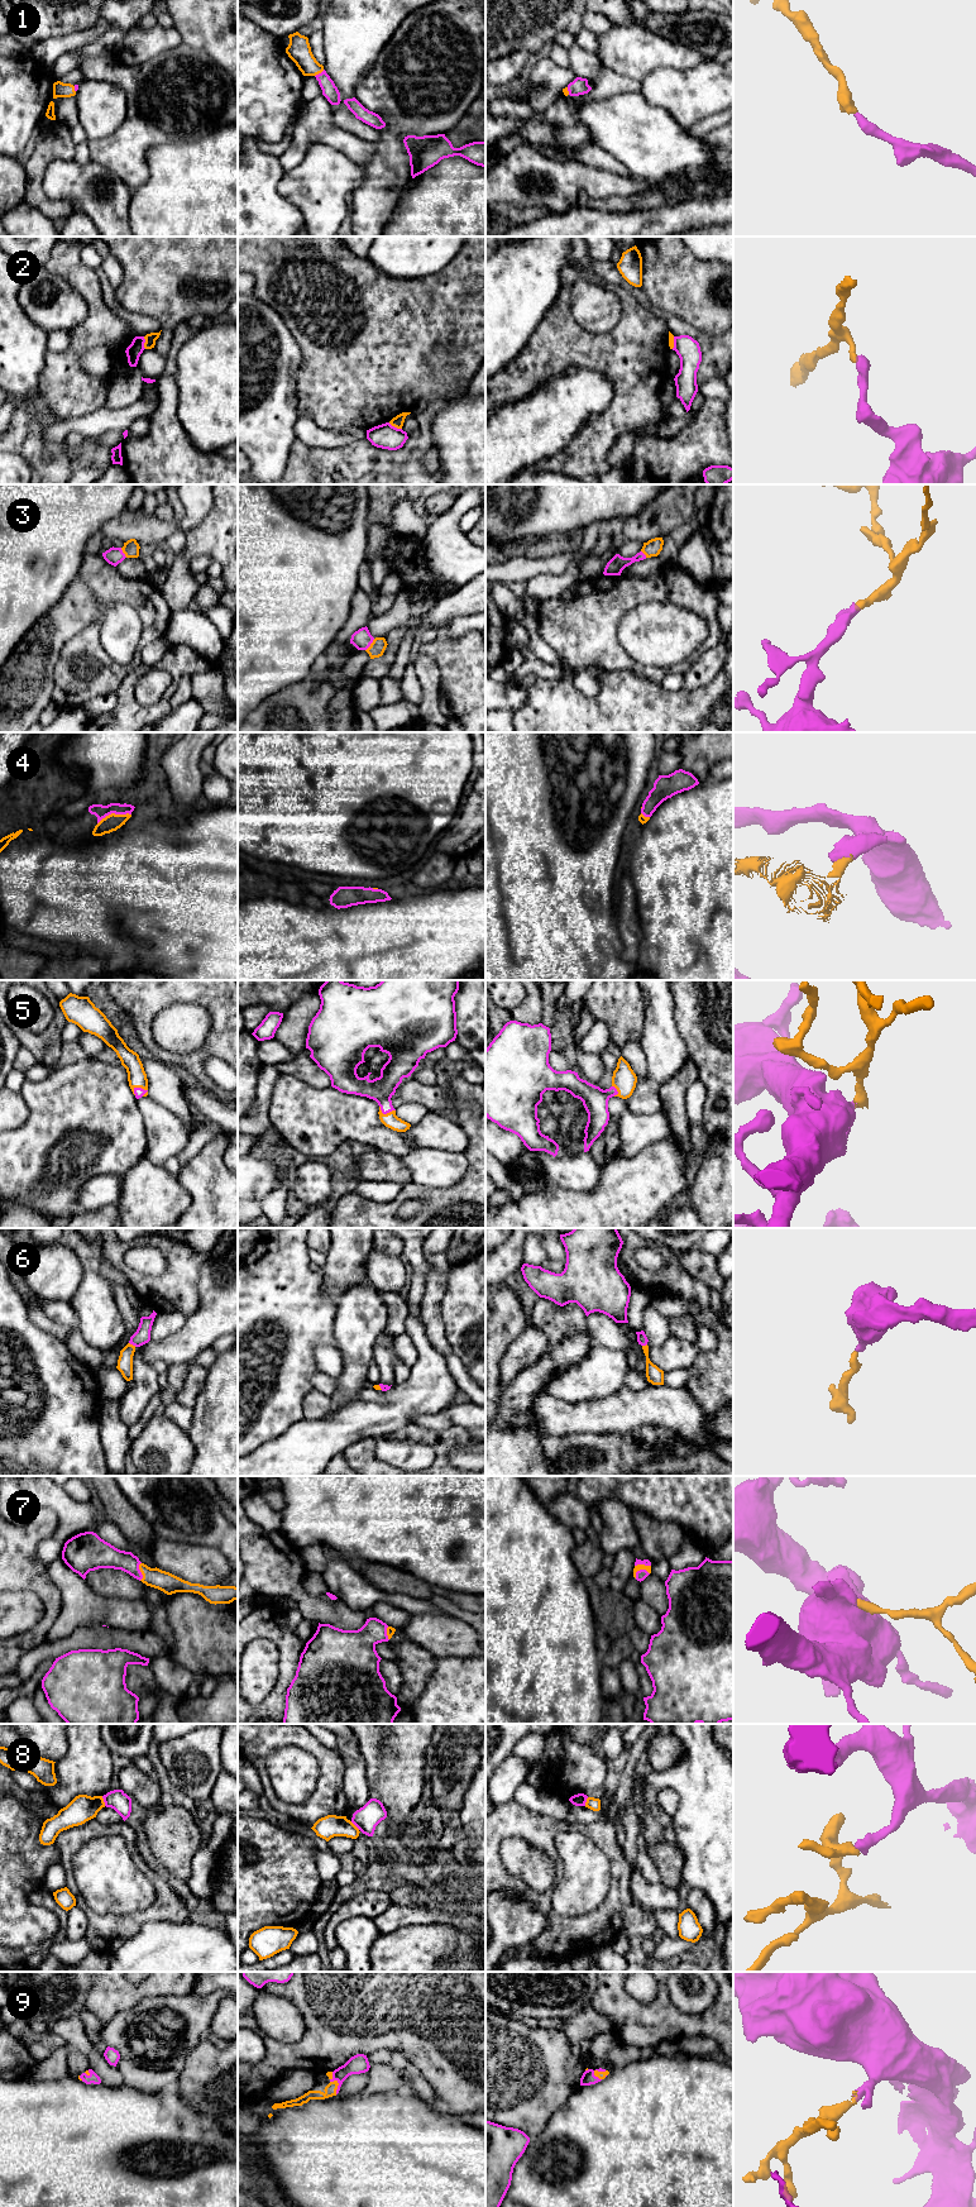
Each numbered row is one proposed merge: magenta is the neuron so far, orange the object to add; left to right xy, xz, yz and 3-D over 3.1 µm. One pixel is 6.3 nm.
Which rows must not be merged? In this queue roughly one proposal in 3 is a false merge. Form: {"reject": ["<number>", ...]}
{"reject": ["2", "8"]}

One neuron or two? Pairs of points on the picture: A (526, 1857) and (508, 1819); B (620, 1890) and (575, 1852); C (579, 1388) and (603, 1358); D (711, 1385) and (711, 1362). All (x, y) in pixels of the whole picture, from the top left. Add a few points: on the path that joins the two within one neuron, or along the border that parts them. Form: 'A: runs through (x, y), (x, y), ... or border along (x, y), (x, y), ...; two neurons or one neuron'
A: border along (498, 1848), (506, 1838), (524, 1838), (544, 1852); two neurons
B: border along (604, 1853), (610, 1890), (596, 1907); two neurons
C: runs through (587, 1380), (601, 1366); one neuron
D: runs through (711, 1380), (711, 1367); one neuron

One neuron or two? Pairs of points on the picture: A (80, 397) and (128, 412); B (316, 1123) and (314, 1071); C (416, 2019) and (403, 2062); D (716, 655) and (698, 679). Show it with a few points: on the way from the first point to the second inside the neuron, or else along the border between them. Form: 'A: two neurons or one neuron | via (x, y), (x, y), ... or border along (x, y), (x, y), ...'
A: two neurons | border along (105, 406), (77, 418)
B: two neurons | border along (287, 1075), (295, 1075), (312, 1087), (330, 1087)
C: two neurons | border along (393, 2050), (398, 2050), (420, 2073)
D: one neuron | via (711, 662), (702, 673)

